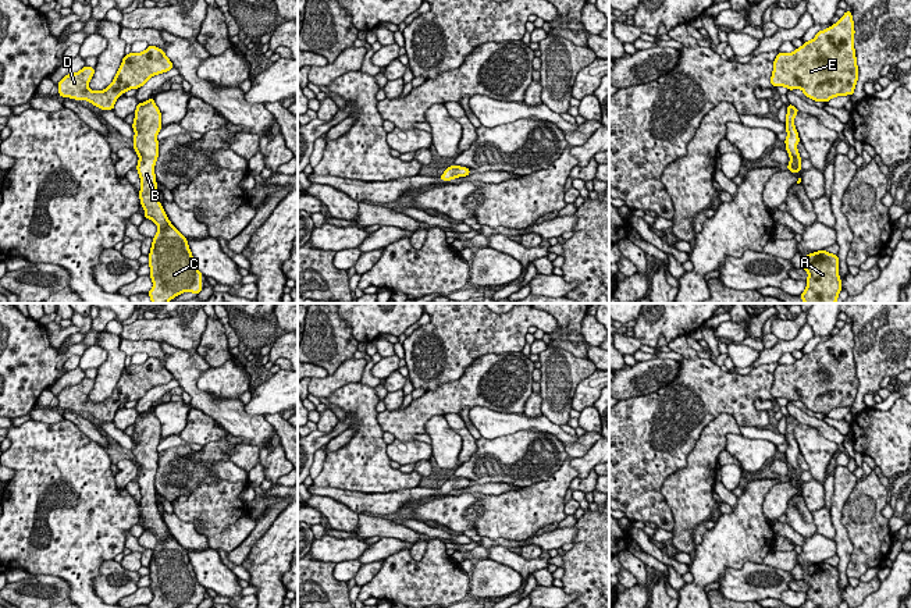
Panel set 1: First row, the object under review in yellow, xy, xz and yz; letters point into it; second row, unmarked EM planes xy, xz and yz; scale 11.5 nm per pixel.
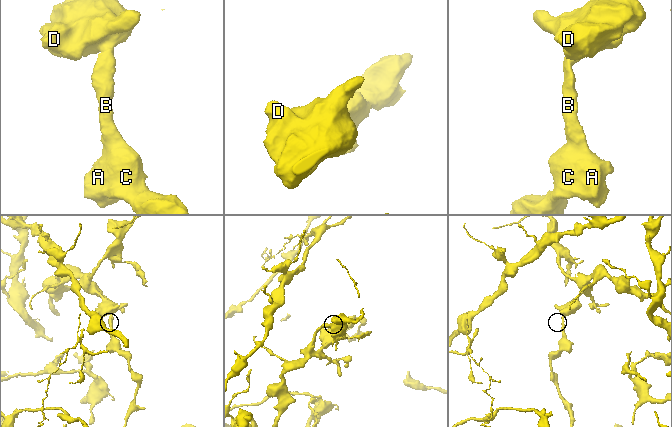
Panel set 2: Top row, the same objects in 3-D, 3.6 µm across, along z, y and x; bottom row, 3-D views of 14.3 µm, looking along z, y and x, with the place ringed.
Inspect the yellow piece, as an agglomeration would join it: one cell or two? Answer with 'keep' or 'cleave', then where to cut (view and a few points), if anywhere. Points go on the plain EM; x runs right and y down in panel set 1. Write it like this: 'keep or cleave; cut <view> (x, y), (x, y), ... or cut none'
keep; cut none

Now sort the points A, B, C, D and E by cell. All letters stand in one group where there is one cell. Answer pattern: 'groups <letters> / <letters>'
groups A B C D E

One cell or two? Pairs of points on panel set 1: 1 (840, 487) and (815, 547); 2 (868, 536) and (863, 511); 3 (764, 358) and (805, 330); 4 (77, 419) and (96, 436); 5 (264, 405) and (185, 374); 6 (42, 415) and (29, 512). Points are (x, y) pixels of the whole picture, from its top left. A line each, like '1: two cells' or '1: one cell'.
1: two cells
2: one cell
3: one cell
4: one cell
5: two cells
6: two cells

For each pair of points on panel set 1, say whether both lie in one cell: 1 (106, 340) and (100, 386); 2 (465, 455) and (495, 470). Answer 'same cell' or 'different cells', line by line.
1: same cell
2: different cells

